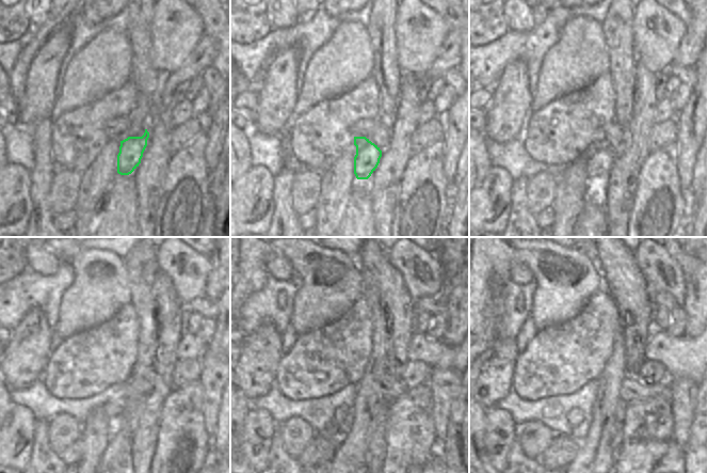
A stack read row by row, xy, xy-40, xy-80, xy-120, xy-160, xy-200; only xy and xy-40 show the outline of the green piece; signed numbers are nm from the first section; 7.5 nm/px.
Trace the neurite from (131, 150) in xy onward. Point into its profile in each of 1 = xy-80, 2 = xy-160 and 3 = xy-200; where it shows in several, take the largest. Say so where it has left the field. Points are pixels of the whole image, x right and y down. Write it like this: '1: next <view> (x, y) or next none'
1: next xy-80 (598, 166)
2: next xy-160 (340, 414)
3: next xy-200 (575, 416)

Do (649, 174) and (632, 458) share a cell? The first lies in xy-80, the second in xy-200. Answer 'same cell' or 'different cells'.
same cell

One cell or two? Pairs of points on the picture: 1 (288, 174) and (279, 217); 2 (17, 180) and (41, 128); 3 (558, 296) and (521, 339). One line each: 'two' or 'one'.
1: one
2: two
3: two

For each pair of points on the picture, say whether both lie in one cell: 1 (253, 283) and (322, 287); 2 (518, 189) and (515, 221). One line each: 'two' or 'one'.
1: one
2: one

